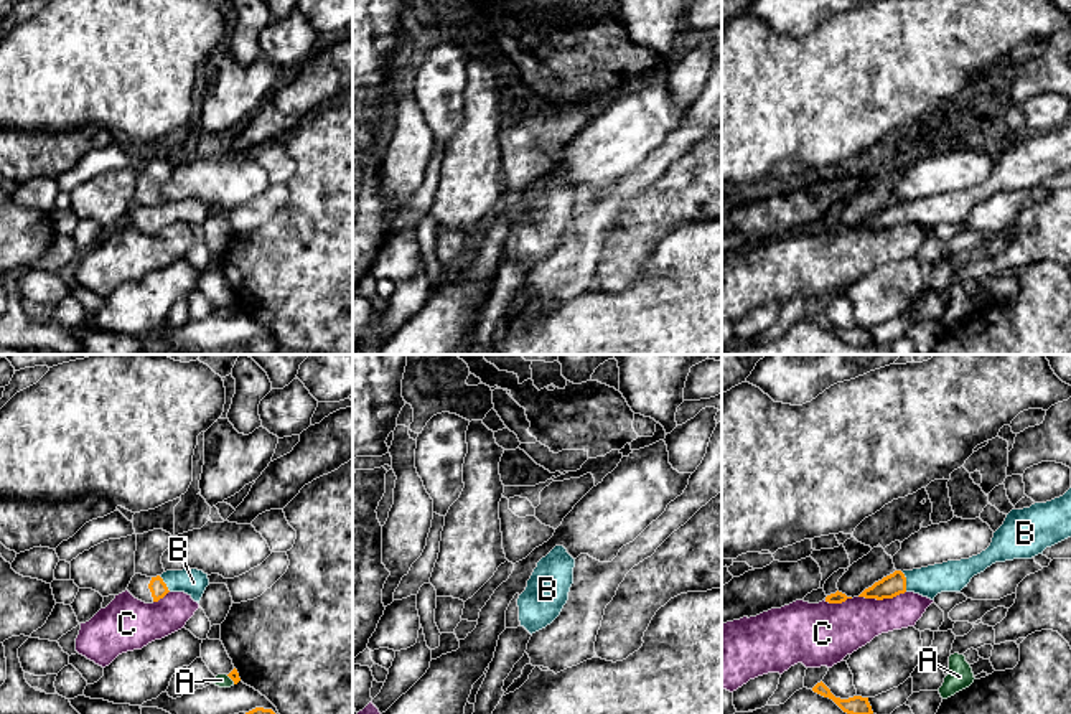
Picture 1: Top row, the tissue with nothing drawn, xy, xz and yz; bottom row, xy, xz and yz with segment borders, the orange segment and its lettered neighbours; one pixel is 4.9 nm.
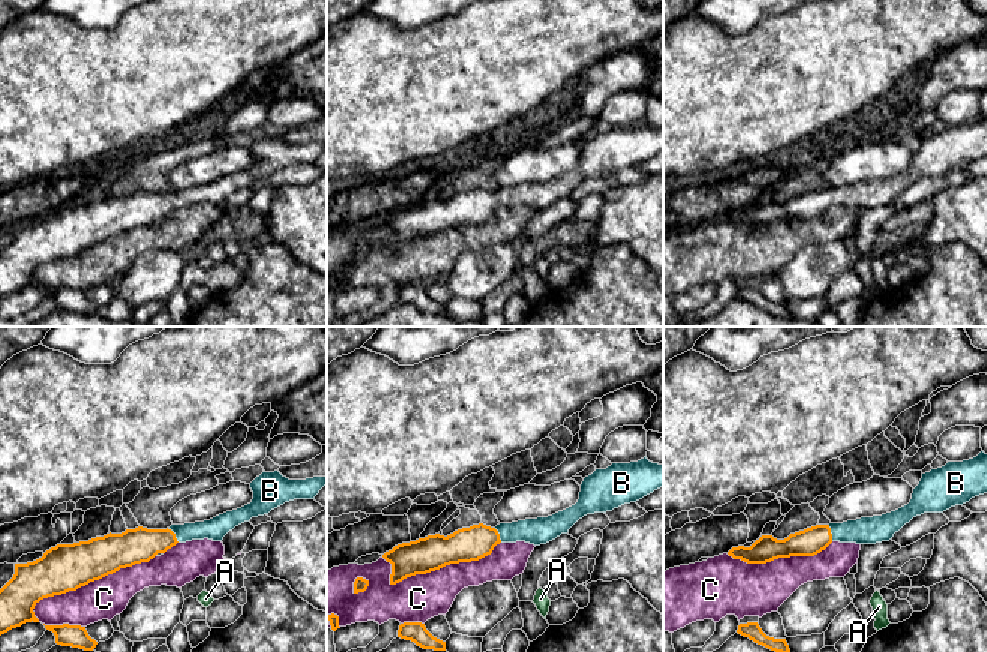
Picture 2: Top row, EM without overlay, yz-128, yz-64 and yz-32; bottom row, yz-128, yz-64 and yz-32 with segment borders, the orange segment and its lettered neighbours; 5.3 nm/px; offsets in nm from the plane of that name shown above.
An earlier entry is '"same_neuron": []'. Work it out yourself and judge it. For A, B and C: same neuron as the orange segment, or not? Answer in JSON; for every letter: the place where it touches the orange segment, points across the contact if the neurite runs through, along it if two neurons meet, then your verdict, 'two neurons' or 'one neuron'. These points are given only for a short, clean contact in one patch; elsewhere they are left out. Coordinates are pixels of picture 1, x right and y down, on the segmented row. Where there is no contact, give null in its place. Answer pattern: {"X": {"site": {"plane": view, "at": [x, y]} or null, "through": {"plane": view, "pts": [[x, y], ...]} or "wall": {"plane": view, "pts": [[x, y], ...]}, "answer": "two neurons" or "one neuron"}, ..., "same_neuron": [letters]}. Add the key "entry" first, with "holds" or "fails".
{"entry": "fails", "A": {"site": {"plane": "xy", "at": [231, 678]}, "answer": "two neurons"}, "B": {"site": {"plane": "yz", "at": [905, 582]}, "through": {"plane": "yz", "pts": [[893, 584], [905, 582], [953, 576]]}, "answer": "one neuron"}, "C": {"site": {"plane": "yz", "at": [882, 599]}, "answer": "two neurons"}, "same_neuron": ["B"]}

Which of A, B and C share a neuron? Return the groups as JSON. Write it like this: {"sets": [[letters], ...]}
{"sets": [["A"], ["B"], ["C"]]}

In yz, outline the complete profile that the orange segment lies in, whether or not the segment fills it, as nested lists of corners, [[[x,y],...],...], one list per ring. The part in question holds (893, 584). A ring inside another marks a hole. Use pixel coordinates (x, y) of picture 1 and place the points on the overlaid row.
[[[1071,488],[1051,501],[1012,510],[994,533],[990,546],[980,554],[913,571],[895,571],[858,597],[883,600],[914,592],[934,600],[941,592],[961,592],[974,575],[995,562],[1031,559],[1068,538],[1071,538]]]

